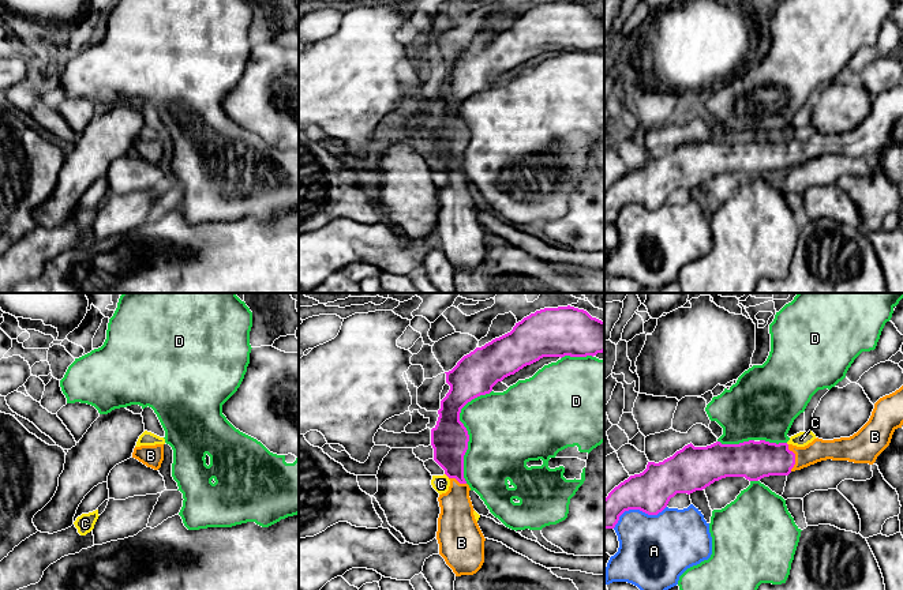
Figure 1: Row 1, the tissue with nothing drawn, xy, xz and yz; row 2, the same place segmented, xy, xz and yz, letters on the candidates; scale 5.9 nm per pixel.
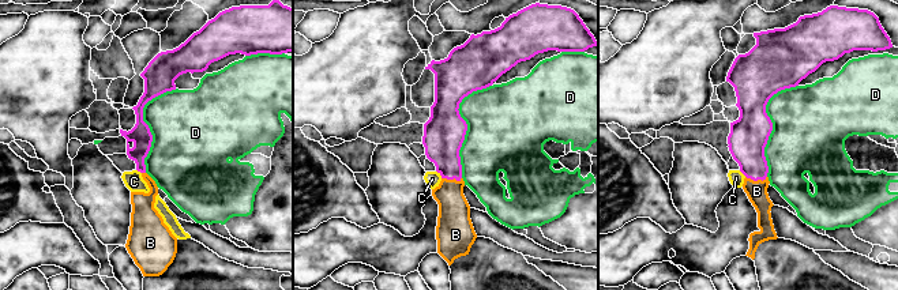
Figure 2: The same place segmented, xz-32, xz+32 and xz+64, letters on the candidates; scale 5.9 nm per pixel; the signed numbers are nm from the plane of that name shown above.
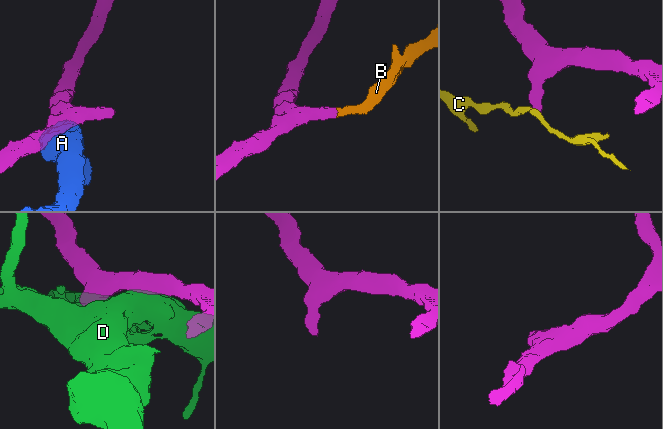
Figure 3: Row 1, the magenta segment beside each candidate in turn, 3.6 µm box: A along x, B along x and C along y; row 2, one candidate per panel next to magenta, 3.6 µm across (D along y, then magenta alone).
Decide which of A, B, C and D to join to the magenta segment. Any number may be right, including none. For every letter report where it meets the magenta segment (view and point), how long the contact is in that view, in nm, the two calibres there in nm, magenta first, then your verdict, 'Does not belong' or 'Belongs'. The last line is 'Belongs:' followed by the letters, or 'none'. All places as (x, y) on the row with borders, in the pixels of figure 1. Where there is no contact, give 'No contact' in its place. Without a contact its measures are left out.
A: Touches magenta at yz (637, 508). Shared border 340 nm. Thickness 240 nm (magenta) against 400 nm. Does not belong
B: Touches magenta at yz (794, 458). Shared border 160 nm. Thickness 220 nm (magenta) against 130 nm. Belongs
C: Touches magenta at xz (448, 476). Shared border 40 nm. Thickness 220 nm (magenta) against 100 nm. Does not belong
D: Touches magenta at xz (467, 431). Shared border 550 nm. Thickness 220 nm (magenta) against 460 nm. Does not belong
Belongs: B

